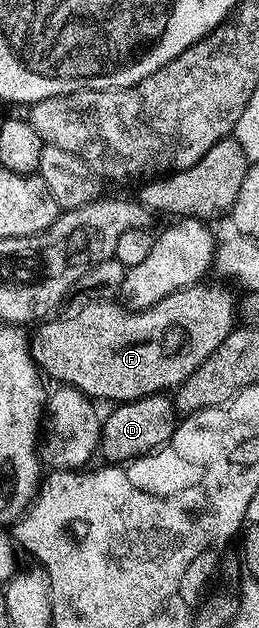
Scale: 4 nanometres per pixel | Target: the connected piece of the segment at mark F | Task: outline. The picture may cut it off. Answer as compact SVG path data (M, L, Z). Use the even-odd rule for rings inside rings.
M202 286L185 287L164 297L156 305L127 312L121 311L114 301L87 302L90 304L71 319L43 322L38 331L38 341L33 342L32 354L35 360L40 361L47 376L50 374L58 379L54 381L59 384L78 388L95 401L114 399L115 404L131 403L145 395L169 392L178 388L222 344L236 323L235 296L230 296L222 287Z

